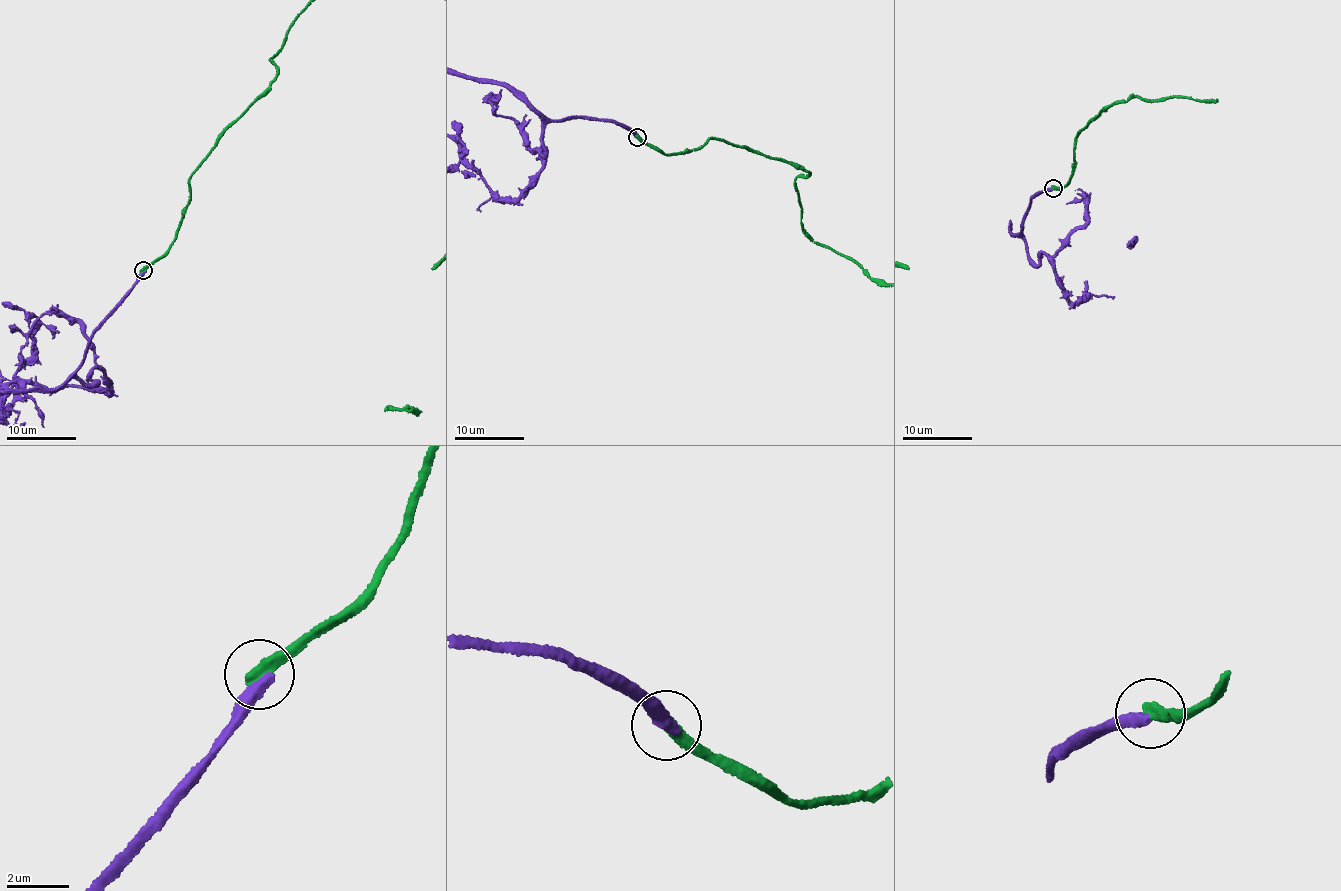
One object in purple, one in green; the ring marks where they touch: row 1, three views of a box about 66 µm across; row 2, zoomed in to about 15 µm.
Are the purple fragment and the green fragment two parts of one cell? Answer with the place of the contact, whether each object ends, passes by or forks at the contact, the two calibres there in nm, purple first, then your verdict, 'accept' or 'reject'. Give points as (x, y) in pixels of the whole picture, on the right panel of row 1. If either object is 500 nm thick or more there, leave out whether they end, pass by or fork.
place (1053, 188); purple ends; green ends; calibres 440 and 420 nm; reject

